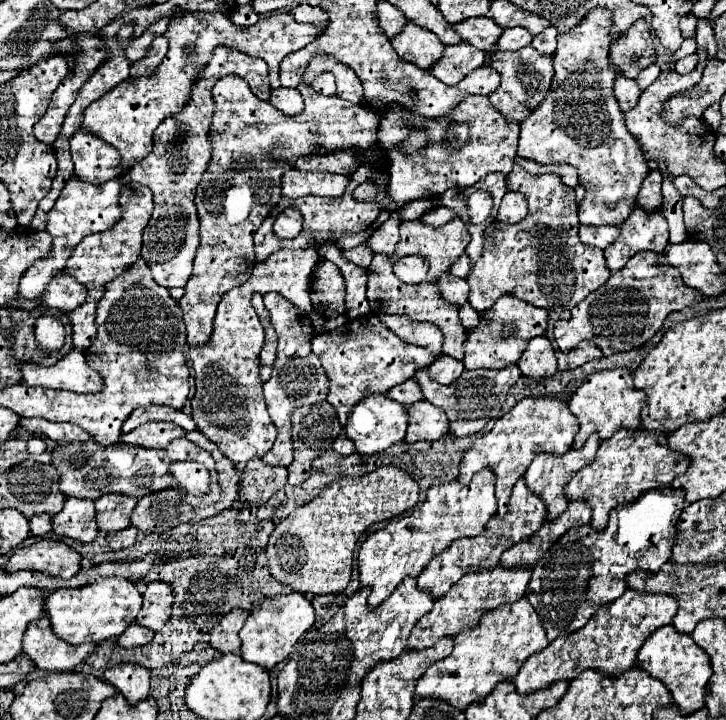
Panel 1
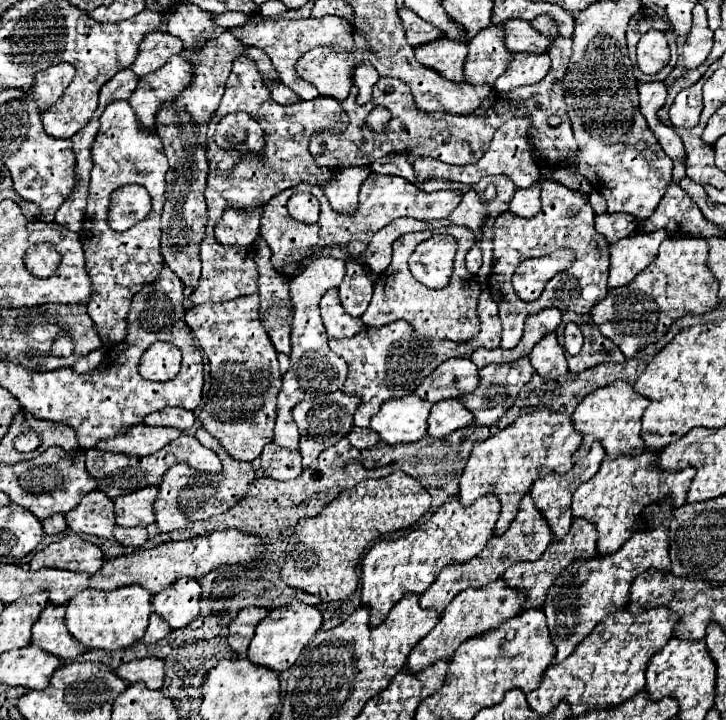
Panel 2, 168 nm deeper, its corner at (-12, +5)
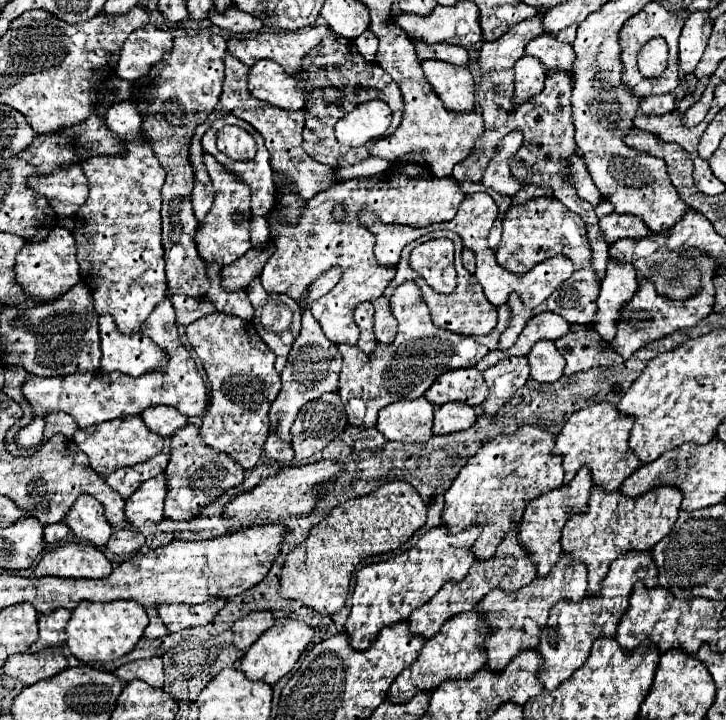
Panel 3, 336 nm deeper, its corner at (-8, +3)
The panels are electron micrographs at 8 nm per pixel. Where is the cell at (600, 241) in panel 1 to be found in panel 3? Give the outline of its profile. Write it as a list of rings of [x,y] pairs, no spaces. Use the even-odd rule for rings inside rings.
[[[610,213],[606,217],[600,217],[600,229],[606,235],[608,243],[614,243],[622,237],[630,239],[642,239],[650,235],[650,229],[640,217],[632,215],[620,215],[620,213]]]

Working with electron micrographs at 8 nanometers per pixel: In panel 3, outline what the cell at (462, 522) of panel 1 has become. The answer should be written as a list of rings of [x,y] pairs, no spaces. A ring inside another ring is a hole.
[[[444,525],[422,535],[414,549],[382,563],[372,563],[356,573],[356,587],[352,595],[352,609],[344,631],[356,651],[366,651],[382,627],[406,621],[414,609],[428,603],[444,583],[462,581],[474,563],[472,547],[480,535],[480,527],[468,527],[458,535],[448,533]]]

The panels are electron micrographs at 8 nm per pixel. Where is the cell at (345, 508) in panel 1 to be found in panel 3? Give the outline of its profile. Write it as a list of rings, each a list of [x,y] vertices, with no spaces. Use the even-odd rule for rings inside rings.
[[[390,481],[368,497],[356,497],[338,505],[322,525],[312,527],[308,539],[288,553],[280,595],[284,599],[300,601],[322,615],[340,611],[346,605],[350,579],[356,567],[374,555],[396,551],[426,523],[426,505],[418,491],[404,481]]]

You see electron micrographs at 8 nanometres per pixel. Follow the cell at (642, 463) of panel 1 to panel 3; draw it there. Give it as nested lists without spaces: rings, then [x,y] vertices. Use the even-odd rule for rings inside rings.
[[[598,485],[590,491],[588,513],[572,515],[562,529],[562,549],[588,569],[588,593],[600,595],[600,581],[606,577],[610,563],[630,551],[650,551],[662,537],[666,537],[680,513],[682,493],[676,487],[656,487],[638,499],[620,495],[620,491],[604,493]]]

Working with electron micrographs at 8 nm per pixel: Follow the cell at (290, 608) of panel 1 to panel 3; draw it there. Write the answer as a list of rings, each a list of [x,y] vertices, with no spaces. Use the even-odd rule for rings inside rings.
[[[276,619],[276,625],[272,629],[268,629],[268,633],[262,633],[260,635],[260,641],[256,641],[248,651],[246,655],[242,657],[242,665],[240,665],[240,671],[252,679],[252,681],[264,681],[268,685],[274,685],[278,683],[284,675],[288,675],[296,661],[300,659],[300,655],[304,653],[306,645],[310,643],[314,635],[314,629],[308,627],[306,623],[302,621],[294,621],[294,619]]]

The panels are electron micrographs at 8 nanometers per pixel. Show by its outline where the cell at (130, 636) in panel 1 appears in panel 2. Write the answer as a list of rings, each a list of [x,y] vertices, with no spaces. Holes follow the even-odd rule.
[[[152,613],[152,615],[150,615],[148,629],[146,629],[146,635],[142,637],[142,643],[154,643],[154,641],[160,641],[160,639],[164,639],[168,633],[170,633],[168,623],[164,623],[164,619],[162,619],[160,615]]]

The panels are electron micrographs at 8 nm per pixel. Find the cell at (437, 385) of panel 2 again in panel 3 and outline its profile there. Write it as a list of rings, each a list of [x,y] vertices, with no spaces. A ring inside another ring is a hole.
[[[476,367],[456,369],[440,375],[424,397],[434,405],[444,405],[448,401],[462,401],[472,407],[480,405],[488,397],[488,385]]]

